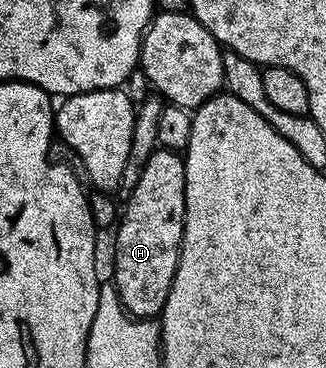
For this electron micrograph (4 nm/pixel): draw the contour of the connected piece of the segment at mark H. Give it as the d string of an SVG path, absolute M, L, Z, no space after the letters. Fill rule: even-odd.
M157 148L146 159L138 187L123 202L116 233L114 284L124 310L133 317L159 318L166 307L180 258L186 215L184 158L171 149Z

